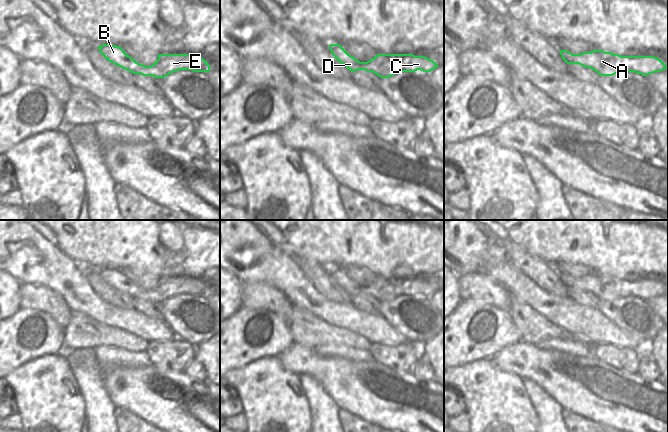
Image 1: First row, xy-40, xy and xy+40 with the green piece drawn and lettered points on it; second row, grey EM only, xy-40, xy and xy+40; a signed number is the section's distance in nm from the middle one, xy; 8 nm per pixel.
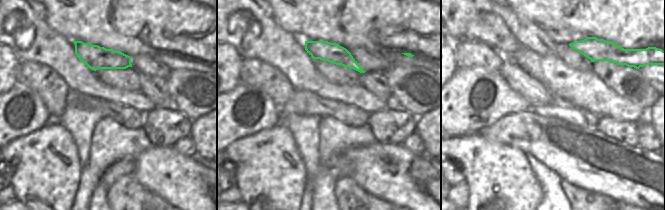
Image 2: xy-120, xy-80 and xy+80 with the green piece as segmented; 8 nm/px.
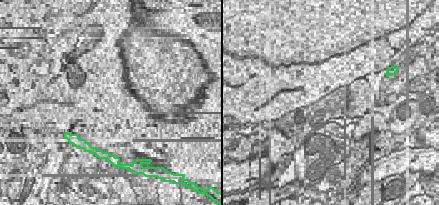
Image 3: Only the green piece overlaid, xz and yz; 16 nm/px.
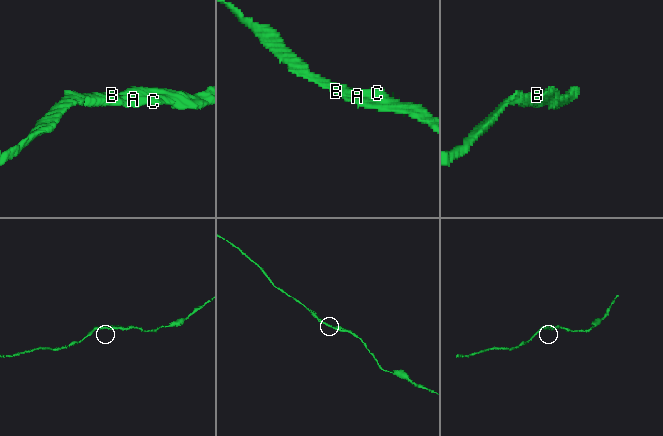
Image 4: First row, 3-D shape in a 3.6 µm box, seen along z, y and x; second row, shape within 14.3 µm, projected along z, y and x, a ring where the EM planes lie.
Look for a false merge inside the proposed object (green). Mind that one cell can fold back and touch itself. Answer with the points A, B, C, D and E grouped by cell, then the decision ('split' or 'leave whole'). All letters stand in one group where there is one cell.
A B C D E | leave whole

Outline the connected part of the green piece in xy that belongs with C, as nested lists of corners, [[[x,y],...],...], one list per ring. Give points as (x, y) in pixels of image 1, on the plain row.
[[[330,268],[329,273],[334,282],[351,296],[365,294],[373,296],[380,302],[389,302],[397,296],[431,296],[438,291],[436,286],[413,278],[377,278],[367,286],[360,286],[351,280],[340,268]]]

